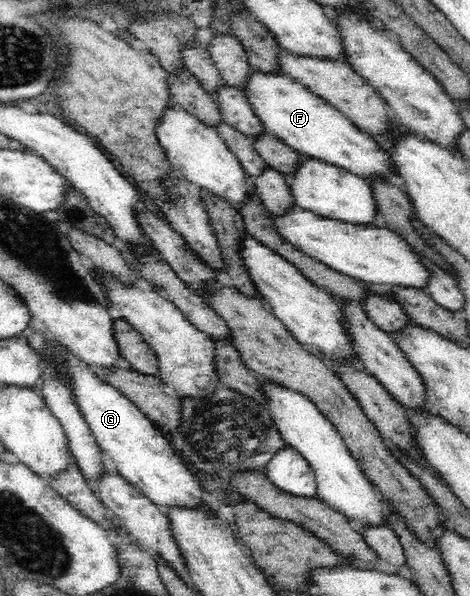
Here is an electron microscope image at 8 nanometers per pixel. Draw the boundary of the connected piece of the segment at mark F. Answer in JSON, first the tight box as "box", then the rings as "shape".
{"box":[245,71,395,182],"shape":[[[252,71],[245,89],[252,109],[264,124],[266,134],[255,139],[256,151],[270,168],[293,176],[302,157],[314,158],[336,165],[366,180],[389,182],[395,167],[389,150],[382,148],[370,134],[362,131],[341,111],[319,98],[288,74],[268,74]]]}

